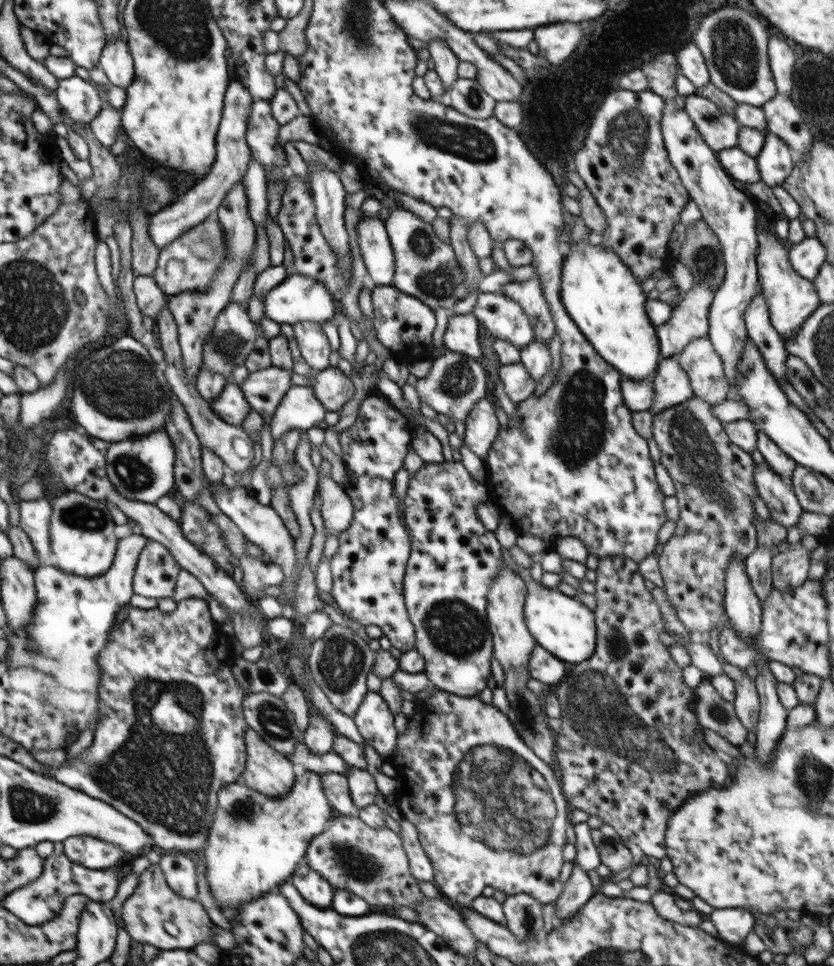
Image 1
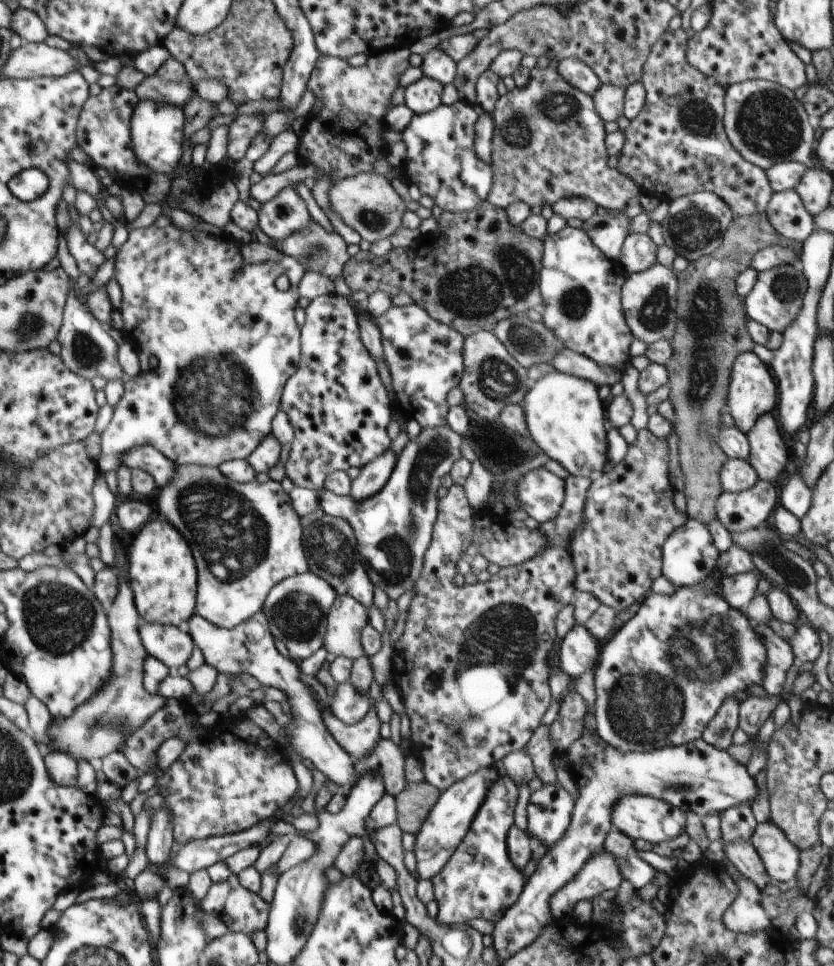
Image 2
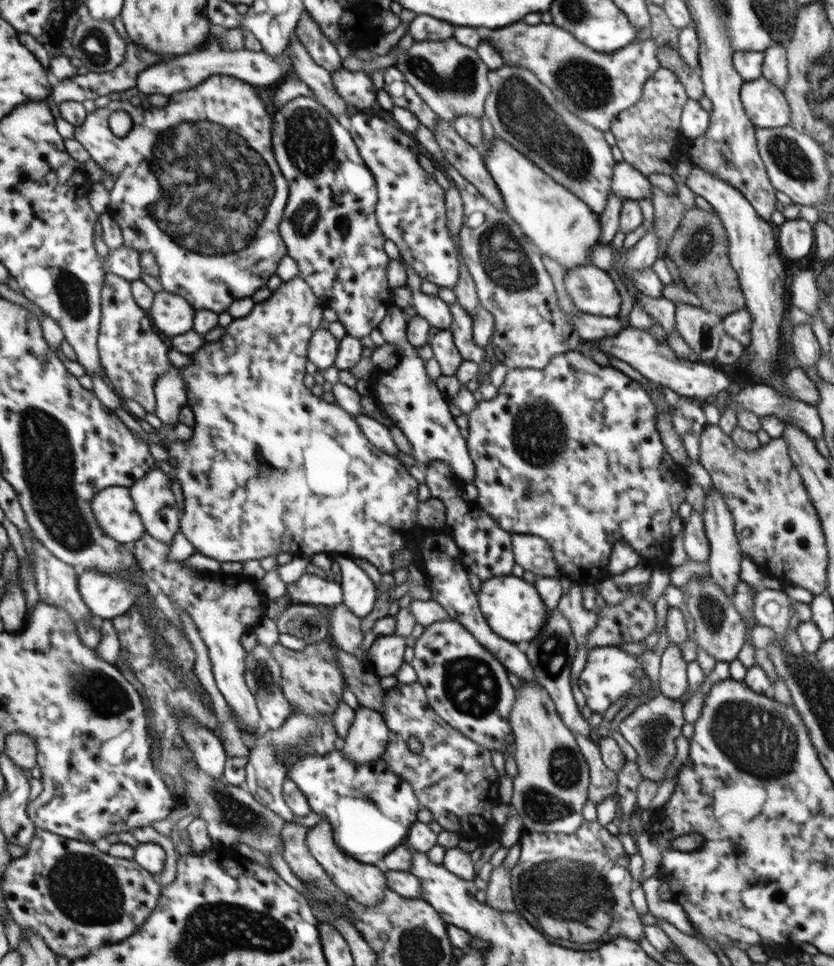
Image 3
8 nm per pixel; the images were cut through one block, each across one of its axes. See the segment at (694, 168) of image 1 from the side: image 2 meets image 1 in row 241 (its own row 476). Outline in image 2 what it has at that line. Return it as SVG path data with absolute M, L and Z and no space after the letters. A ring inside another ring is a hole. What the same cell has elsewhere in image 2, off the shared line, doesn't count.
M727 459L719 474L723 492L738 494L758 482L754 467L742 459Z

